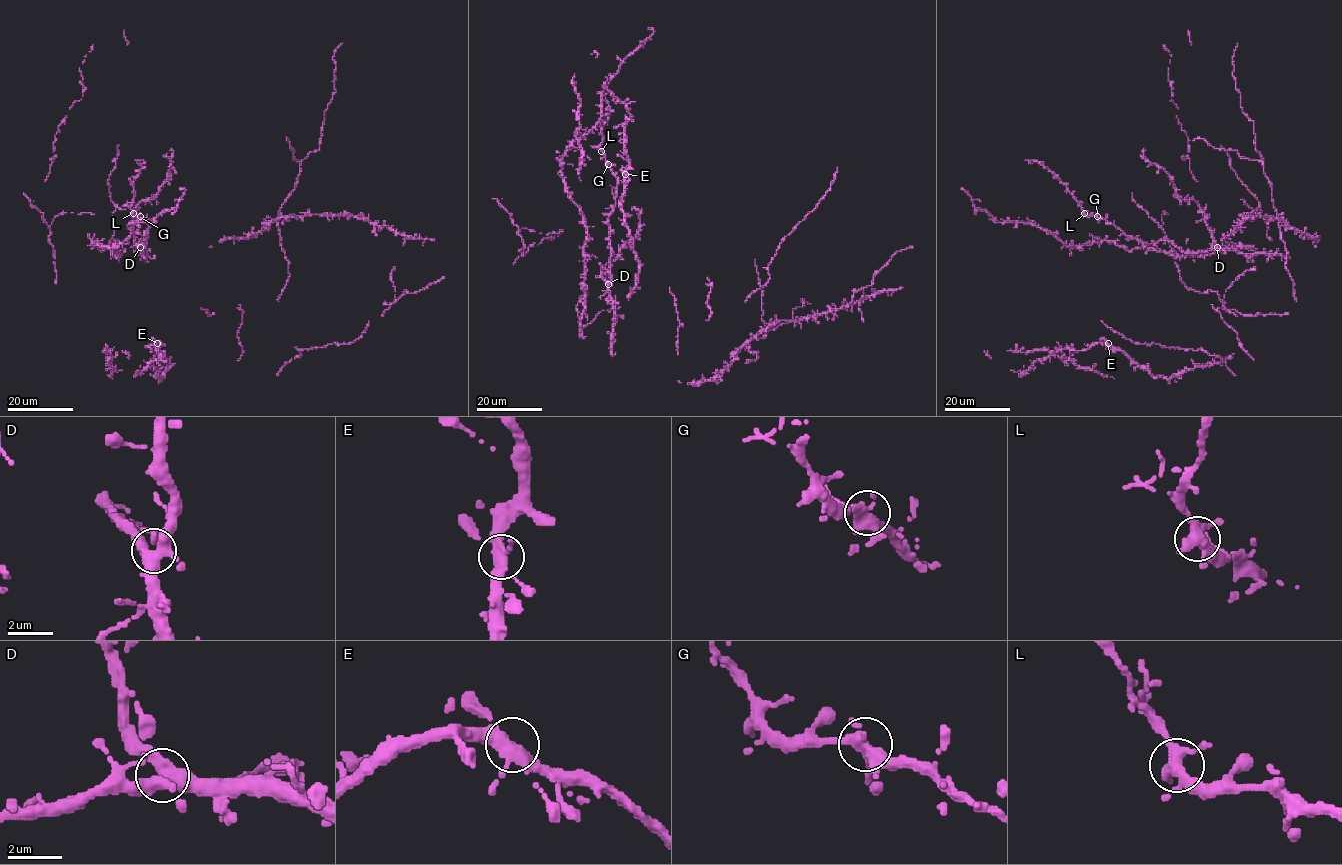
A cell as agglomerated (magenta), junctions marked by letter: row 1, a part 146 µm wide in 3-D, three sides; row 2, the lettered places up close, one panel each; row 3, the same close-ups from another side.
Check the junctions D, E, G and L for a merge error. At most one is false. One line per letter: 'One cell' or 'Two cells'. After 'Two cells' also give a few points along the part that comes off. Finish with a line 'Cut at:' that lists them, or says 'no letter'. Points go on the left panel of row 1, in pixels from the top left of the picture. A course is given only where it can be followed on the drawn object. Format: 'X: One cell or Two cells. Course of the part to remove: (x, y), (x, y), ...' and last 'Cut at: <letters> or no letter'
D: One cell
E: One cell
G: One cell
L: One cell
Cut at: no letter

